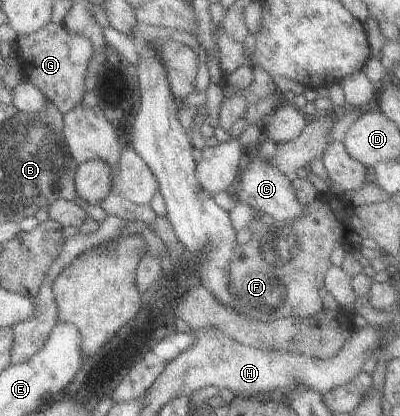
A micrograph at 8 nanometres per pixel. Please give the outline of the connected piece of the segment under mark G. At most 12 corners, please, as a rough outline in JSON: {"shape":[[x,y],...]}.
{"shape":[[49,22],[17,34],[23,79],[67,115],[85,95],[89,39]]}

